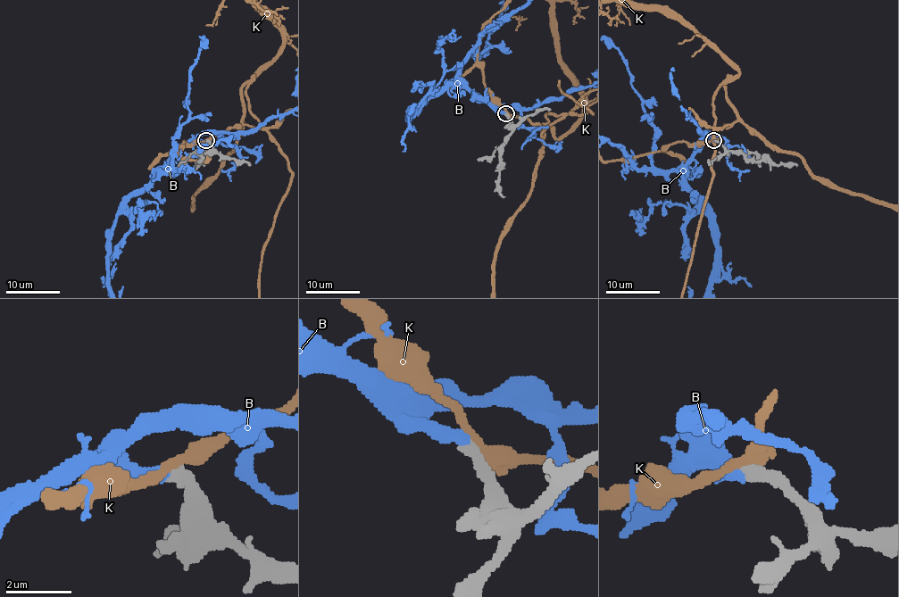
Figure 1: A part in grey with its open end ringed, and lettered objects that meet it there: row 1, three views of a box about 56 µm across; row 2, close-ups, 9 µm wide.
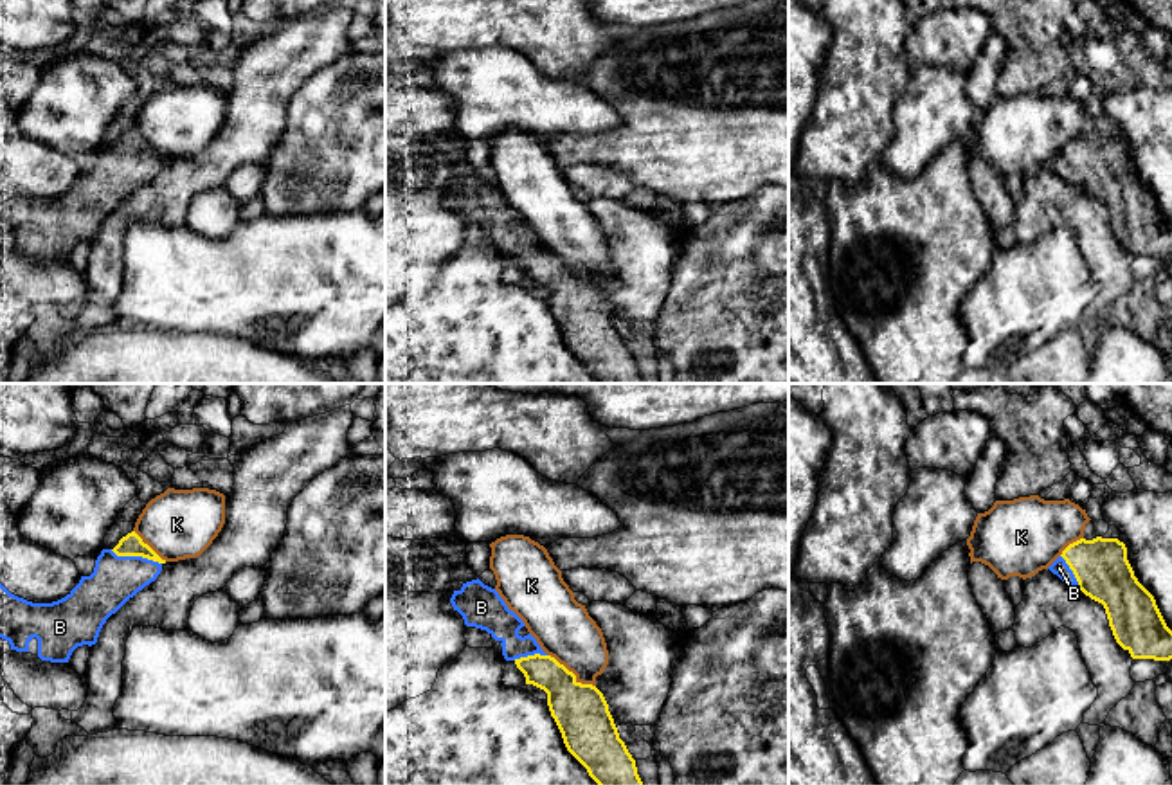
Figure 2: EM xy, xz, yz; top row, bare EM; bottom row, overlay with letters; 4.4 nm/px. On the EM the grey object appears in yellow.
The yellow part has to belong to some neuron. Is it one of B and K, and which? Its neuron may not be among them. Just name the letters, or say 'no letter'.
B

